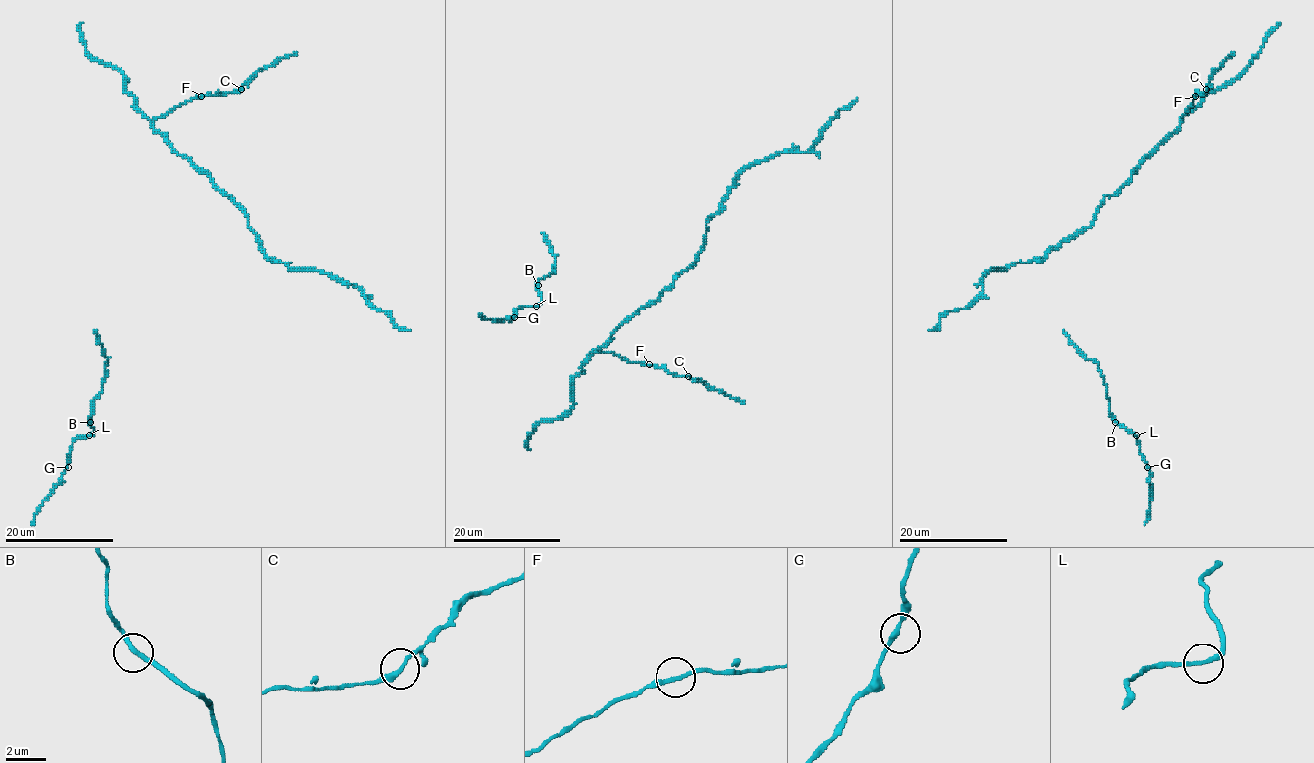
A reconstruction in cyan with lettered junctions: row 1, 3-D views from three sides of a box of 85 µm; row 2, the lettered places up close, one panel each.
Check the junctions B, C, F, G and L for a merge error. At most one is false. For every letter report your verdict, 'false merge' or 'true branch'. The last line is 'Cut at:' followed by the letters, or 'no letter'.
B: true branch
C: false merge
F: true branch
G: true branch
L: true branch
Cut at: C

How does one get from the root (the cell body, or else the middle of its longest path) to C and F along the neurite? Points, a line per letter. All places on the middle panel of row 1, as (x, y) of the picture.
C: (705, 227), (705, 240), (696, 262), (656, 300), (631, 316), (599, 350), (688, 375)
F: (705, 227), (705, 240), (696, 262), (656, 300), (631, 316), (599, 350), (649, 364)

